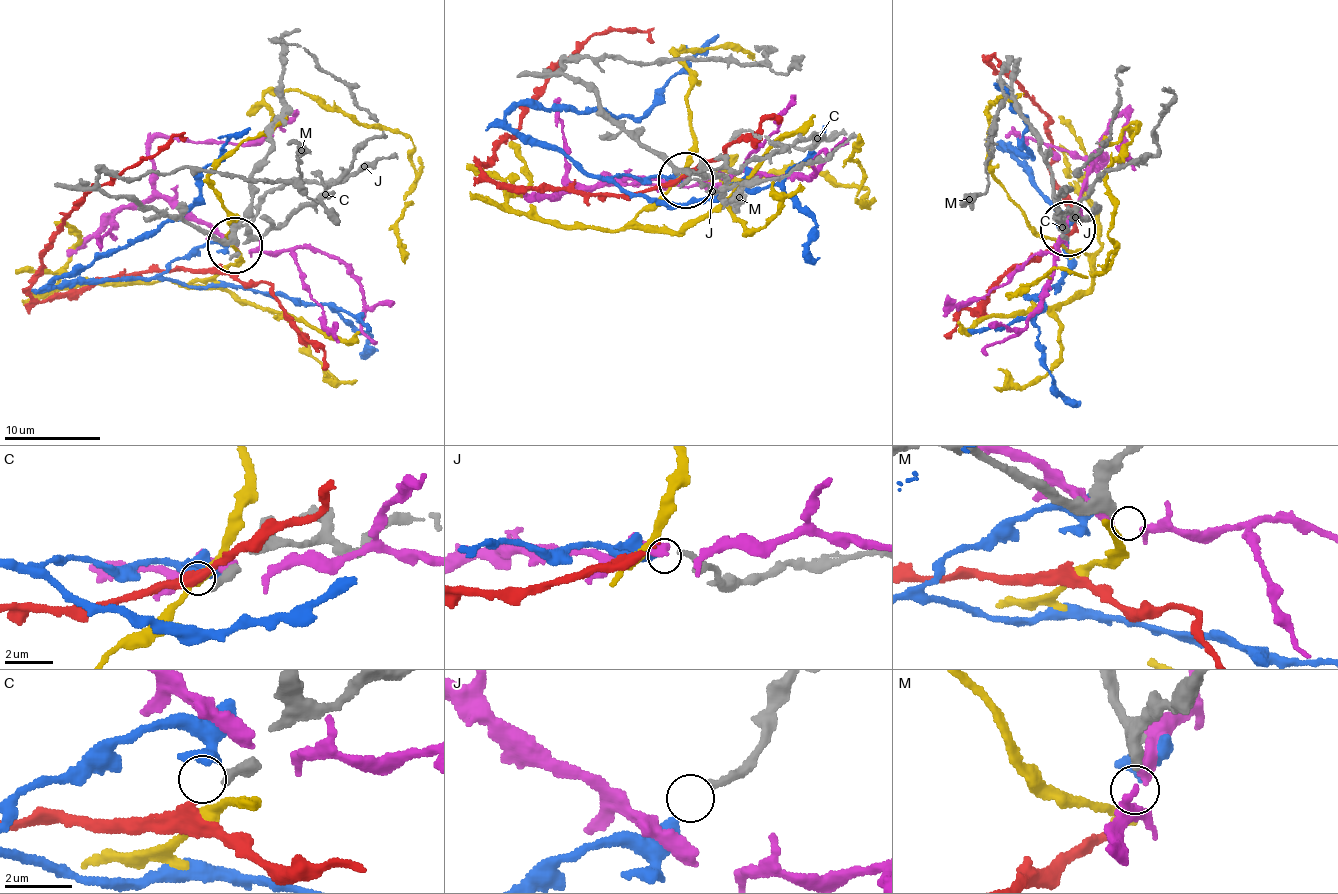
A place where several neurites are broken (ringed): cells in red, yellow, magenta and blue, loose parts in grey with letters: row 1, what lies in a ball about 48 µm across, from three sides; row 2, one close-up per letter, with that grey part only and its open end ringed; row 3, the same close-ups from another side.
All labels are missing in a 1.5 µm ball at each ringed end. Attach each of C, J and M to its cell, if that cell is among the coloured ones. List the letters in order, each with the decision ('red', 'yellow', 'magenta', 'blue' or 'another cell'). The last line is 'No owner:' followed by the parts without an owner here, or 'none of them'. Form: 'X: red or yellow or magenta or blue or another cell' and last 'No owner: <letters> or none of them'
C: red
J: blue
M: another cell
No owner: M

